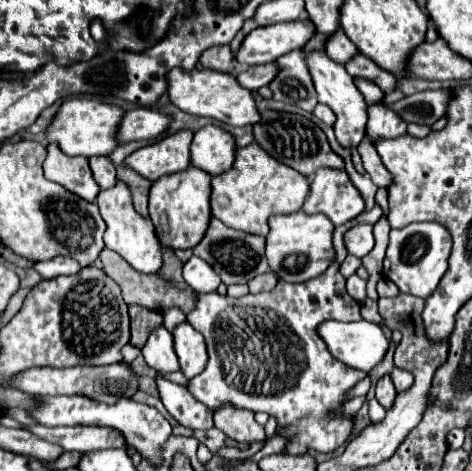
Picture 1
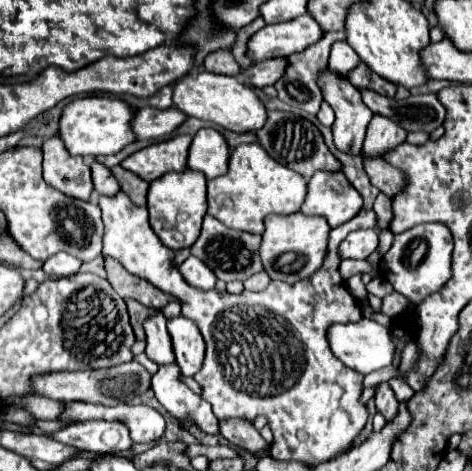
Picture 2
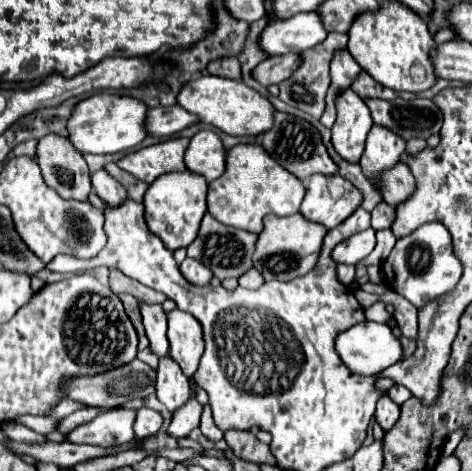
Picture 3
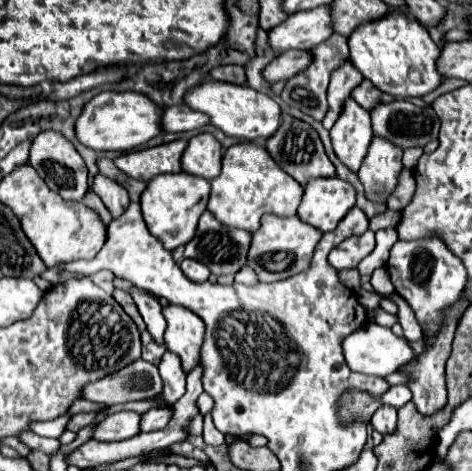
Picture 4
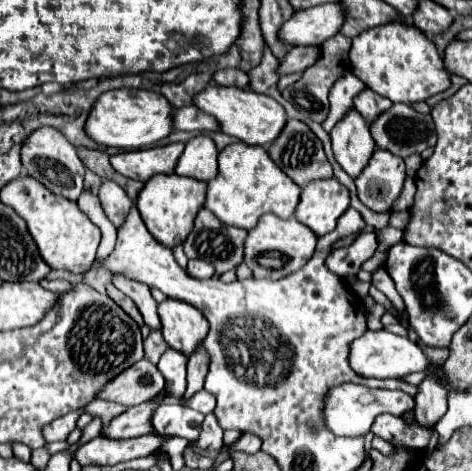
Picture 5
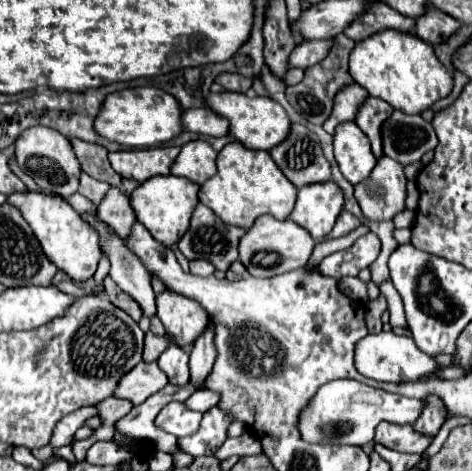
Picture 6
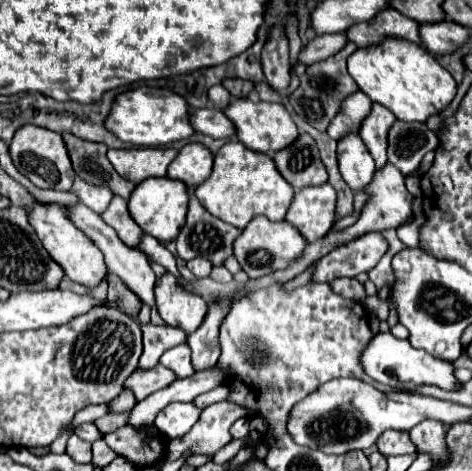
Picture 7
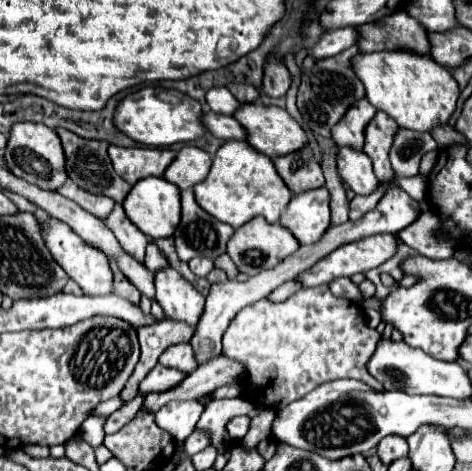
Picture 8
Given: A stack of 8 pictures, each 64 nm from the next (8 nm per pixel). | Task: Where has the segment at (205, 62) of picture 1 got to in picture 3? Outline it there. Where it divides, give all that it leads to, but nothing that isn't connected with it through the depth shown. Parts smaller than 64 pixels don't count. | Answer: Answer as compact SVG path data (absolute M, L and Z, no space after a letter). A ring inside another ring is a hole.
M224 56L224 58L216 58L206 66L208 74L214 76L222 76L222 78L234 78L238 80L242 76L240 72L240 62L234 56Z

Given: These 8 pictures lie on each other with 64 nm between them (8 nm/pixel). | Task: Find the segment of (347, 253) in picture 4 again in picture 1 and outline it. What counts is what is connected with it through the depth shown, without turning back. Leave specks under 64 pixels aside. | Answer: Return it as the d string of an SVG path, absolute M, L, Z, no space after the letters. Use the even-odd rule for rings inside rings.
M356 224L344 234L344 244L350 254L362 258L374 248L374 236L372 236L372 224Z

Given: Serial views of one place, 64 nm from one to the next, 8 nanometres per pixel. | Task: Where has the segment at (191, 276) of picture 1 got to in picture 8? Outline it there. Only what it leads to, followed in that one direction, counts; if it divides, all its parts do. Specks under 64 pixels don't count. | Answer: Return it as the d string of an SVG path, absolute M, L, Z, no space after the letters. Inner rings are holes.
M192 258L190 262L188 262L188 266L190 266L190 270L196 274L196 276L208 276L208 272L214 268L214 262L212 260L208 260L208 258Z

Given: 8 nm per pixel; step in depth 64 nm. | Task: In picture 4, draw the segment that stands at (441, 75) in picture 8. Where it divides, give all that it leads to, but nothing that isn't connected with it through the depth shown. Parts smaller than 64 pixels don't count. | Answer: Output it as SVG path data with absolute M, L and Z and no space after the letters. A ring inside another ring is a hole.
M392 8L388 16L384 14L378 20L360 24L360 28L350 34L348 46L350 60L356 64L356 68L360 68L362 76L372 80L378 90L388 92L394 98L424 96L442 82L442 76L436 70L440 46L432 42L428 30L416 18L410 18L404 10Z

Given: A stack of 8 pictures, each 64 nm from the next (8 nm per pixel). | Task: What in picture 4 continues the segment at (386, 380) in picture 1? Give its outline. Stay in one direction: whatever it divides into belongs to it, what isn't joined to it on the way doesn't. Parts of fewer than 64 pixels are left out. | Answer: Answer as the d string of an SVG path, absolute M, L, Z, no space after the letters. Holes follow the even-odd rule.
M384 404L374 412L370 422L372 422L374 430L378 430L380 434L390 434L390 432L396 430L396 420L398 420L398 410Z

